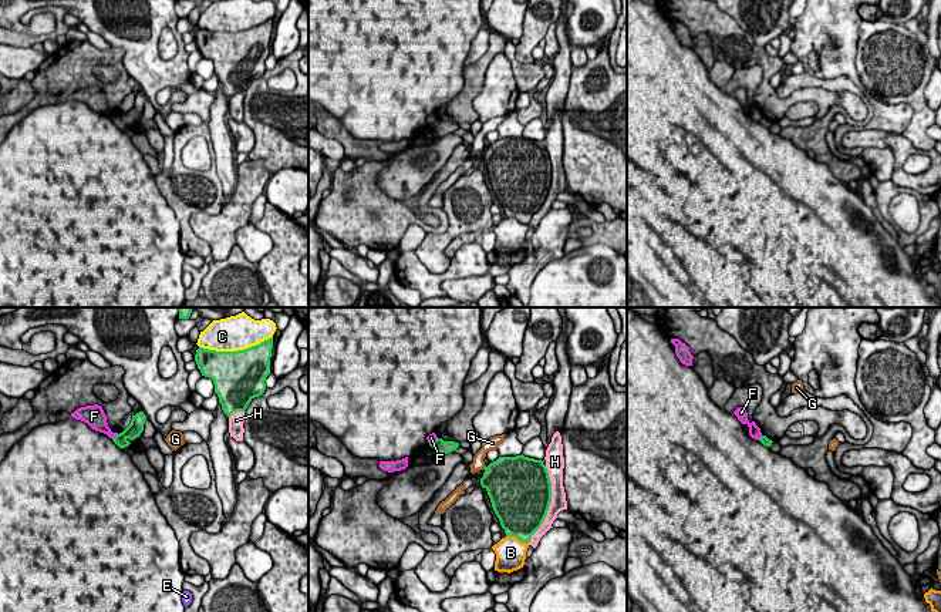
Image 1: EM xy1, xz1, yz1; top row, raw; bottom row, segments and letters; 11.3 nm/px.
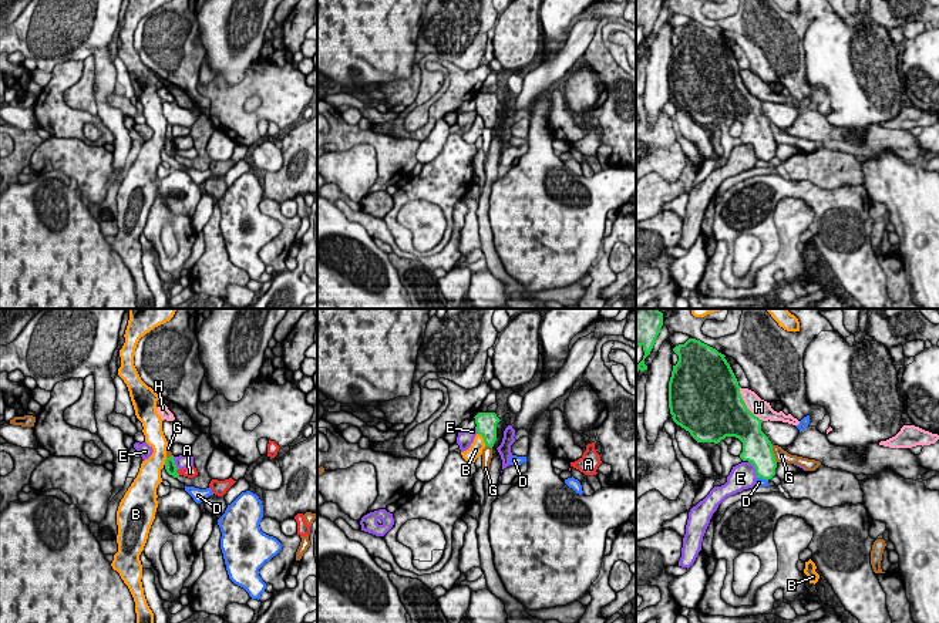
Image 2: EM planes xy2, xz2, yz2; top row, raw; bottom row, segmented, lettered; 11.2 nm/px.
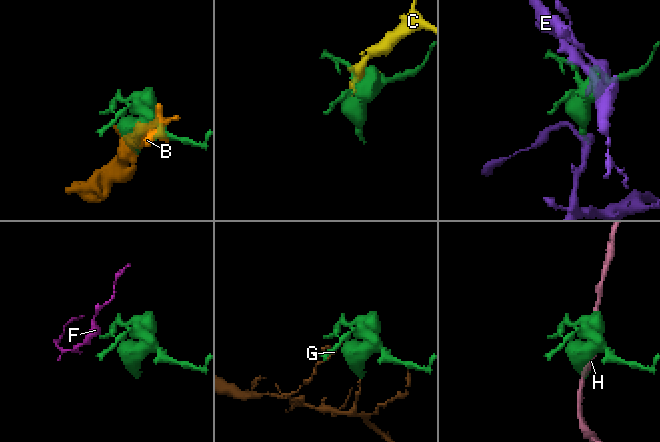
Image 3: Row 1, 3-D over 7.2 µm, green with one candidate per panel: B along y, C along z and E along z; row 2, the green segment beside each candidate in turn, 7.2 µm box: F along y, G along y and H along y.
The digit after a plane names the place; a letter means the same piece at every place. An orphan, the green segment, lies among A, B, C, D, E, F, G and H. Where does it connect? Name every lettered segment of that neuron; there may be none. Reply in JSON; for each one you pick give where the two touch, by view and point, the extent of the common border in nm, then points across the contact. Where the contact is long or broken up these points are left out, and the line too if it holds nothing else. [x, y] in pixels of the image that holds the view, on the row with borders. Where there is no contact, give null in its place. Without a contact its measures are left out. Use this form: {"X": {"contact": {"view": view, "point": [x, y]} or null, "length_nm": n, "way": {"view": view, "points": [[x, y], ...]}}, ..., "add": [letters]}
{"add": []}

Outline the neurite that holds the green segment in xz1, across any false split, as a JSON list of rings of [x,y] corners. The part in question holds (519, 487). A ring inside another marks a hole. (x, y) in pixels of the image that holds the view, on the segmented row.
[[[523,454],[499,457],[485,467],[480,485],[488,491],[492,508],[506,537],[516,537],[519,541],[529,544],[532,535],[542,527],[552,502],[552,482],[543,461]]]

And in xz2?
[[[478,412],[475,417],[477,432],[484,438],[485,447],[494,447],[497,441],[497,424],[501,421],[495,412]]]

